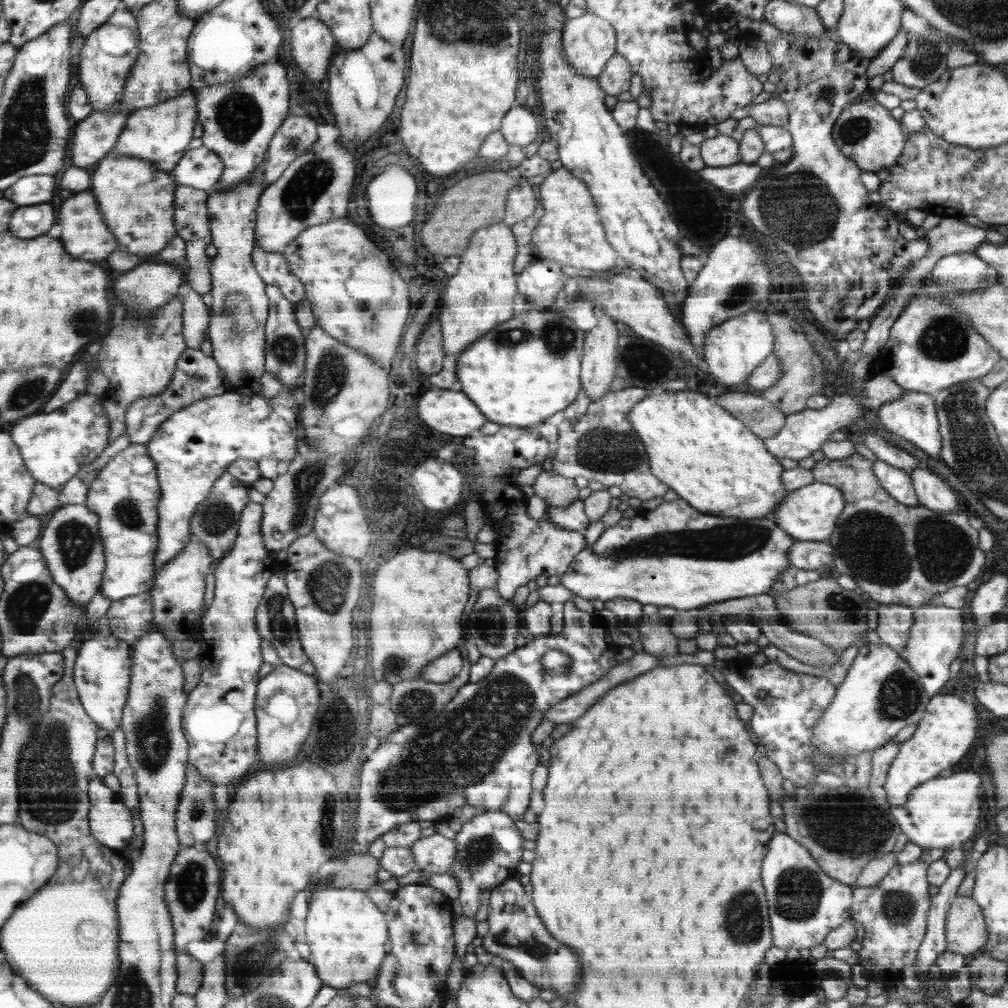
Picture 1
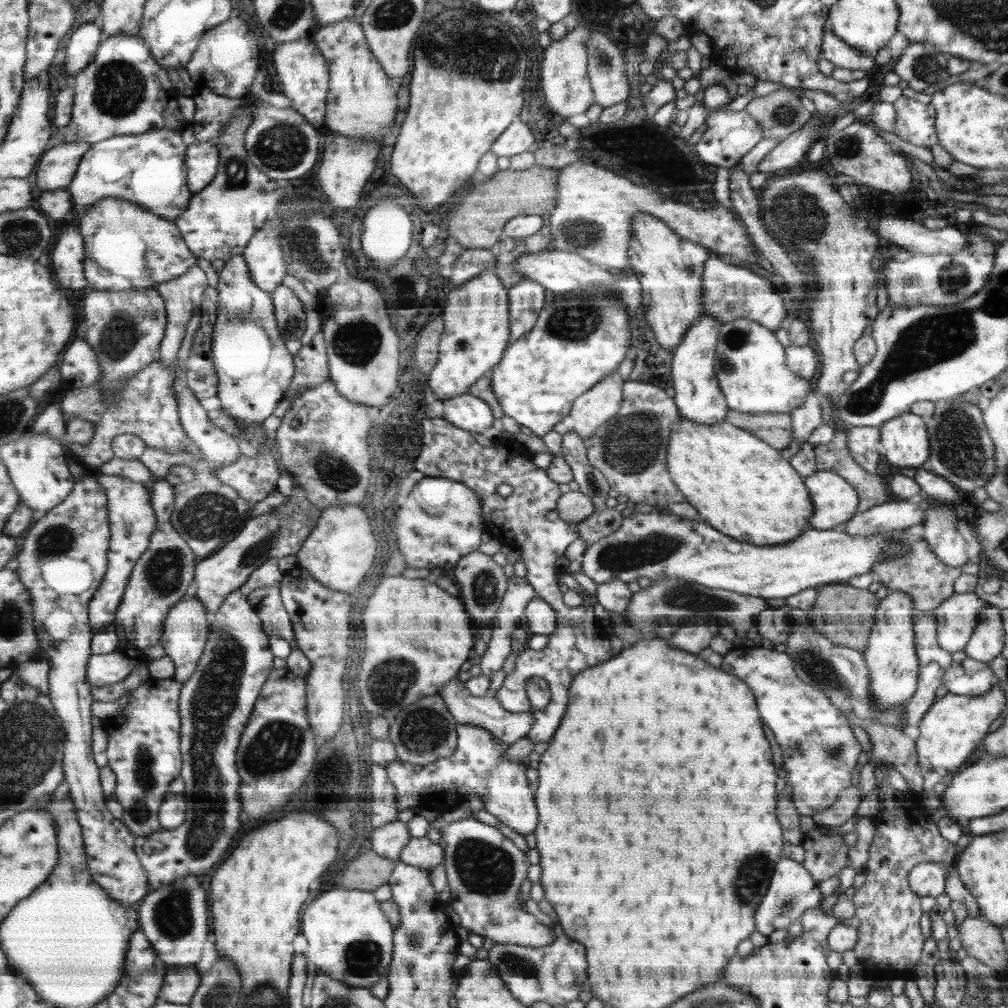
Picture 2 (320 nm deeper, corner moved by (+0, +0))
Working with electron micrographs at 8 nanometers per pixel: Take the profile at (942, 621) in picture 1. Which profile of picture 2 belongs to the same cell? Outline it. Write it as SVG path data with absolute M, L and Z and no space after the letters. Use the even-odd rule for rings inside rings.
M954 593L930 614L937 620L937 639L940 648L950 654L960 652L972 630L982 620L982 610L987 608L985 599L974 593Z

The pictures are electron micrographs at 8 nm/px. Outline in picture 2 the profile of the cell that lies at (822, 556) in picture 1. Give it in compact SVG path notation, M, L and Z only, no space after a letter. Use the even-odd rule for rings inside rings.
M920 498L886 502L873 506L846 523L844 530L850 535L886 534L888 531L920 525L927 511Z

